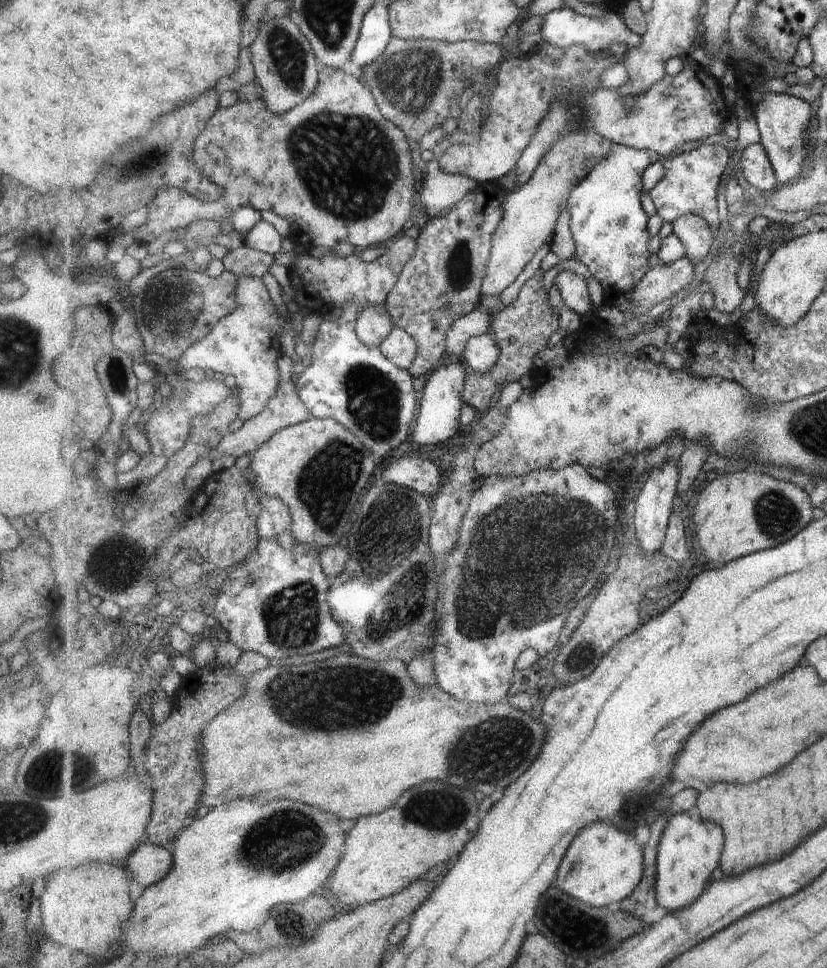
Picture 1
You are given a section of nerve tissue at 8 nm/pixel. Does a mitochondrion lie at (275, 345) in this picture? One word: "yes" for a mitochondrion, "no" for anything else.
no

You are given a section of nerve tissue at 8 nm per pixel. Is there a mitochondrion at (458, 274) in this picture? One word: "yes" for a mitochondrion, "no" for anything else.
yes

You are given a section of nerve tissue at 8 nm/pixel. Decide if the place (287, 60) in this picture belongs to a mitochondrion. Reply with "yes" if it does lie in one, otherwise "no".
yes

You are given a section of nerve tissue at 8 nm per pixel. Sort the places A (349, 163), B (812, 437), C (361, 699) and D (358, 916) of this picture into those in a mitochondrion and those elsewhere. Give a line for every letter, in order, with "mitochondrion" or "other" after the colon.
A: mitochondrion
B: mitochondrion
C: mitochondrion
D: other

